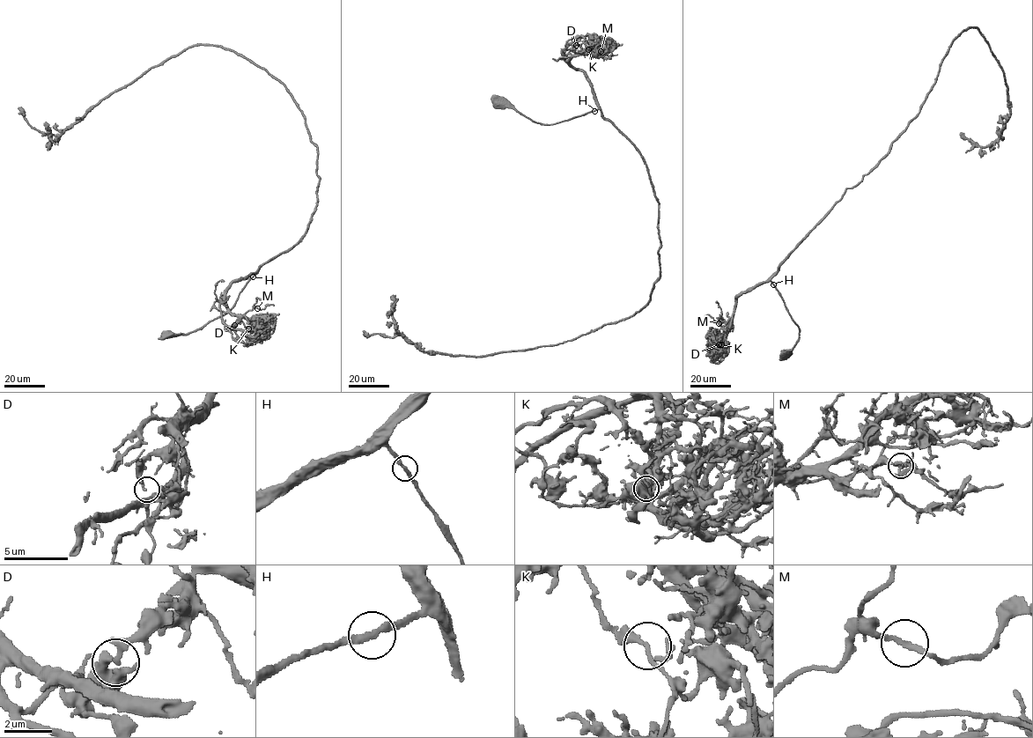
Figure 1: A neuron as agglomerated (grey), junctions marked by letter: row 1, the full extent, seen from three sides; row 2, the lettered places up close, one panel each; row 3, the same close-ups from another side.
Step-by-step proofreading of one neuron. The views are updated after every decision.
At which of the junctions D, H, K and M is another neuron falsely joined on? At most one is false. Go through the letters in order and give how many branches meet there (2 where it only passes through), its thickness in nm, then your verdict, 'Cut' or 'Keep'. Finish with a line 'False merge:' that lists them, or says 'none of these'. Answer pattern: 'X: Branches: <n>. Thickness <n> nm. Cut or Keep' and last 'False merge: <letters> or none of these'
D: Branches: 2. Thickness 180 nm. Keep
H: Branches: 2. Thickness 240 nm. Keep
K: Branches: 2. Thickness 180 nm. Cut
M: Branches: 2. Thickness 180 nm. Keep
False merge: K

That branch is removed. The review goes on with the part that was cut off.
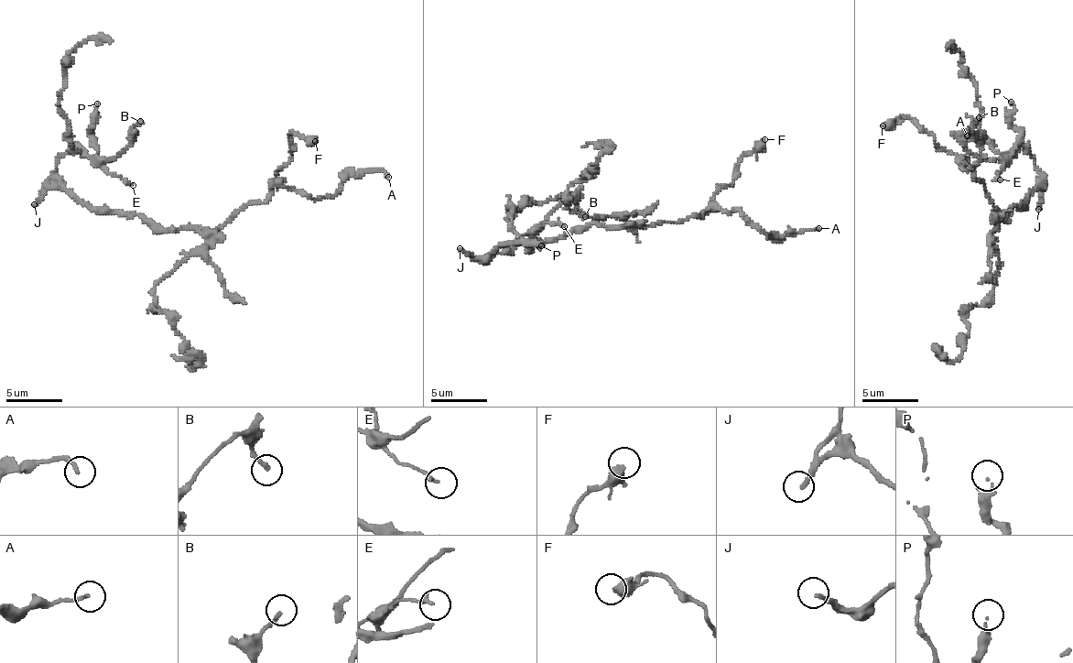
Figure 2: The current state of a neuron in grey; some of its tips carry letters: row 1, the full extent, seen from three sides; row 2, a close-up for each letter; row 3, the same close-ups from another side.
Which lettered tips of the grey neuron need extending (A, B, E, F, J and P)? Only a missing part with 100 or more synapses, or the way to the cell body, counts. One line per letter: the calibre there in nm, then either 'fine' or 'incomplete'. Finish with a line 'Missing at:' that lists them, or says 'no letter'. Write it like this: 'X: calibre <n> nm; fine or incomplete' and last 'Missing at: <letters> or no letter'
A: calibre 160 nm; fine
B: calibre 190 nm; fine
E: calibre 170 nm; fine
F: calibre 500 nm; fine
J: calibre 190 nm; incomplete
P: calibre 160 nm; fine
Missing at: J

